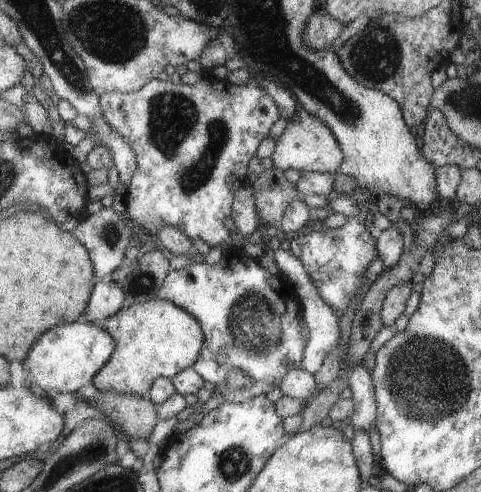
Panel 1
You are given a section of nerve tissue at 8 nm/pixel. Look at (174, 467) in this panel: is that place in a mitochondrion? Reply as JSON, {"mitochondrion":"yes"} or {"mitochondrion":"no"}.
{"mitochondrion":"no"}

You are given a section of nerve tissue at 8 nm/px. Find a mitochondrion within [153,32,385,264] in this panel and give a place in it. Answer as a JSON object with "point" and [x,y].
{"point":[295,69]}

